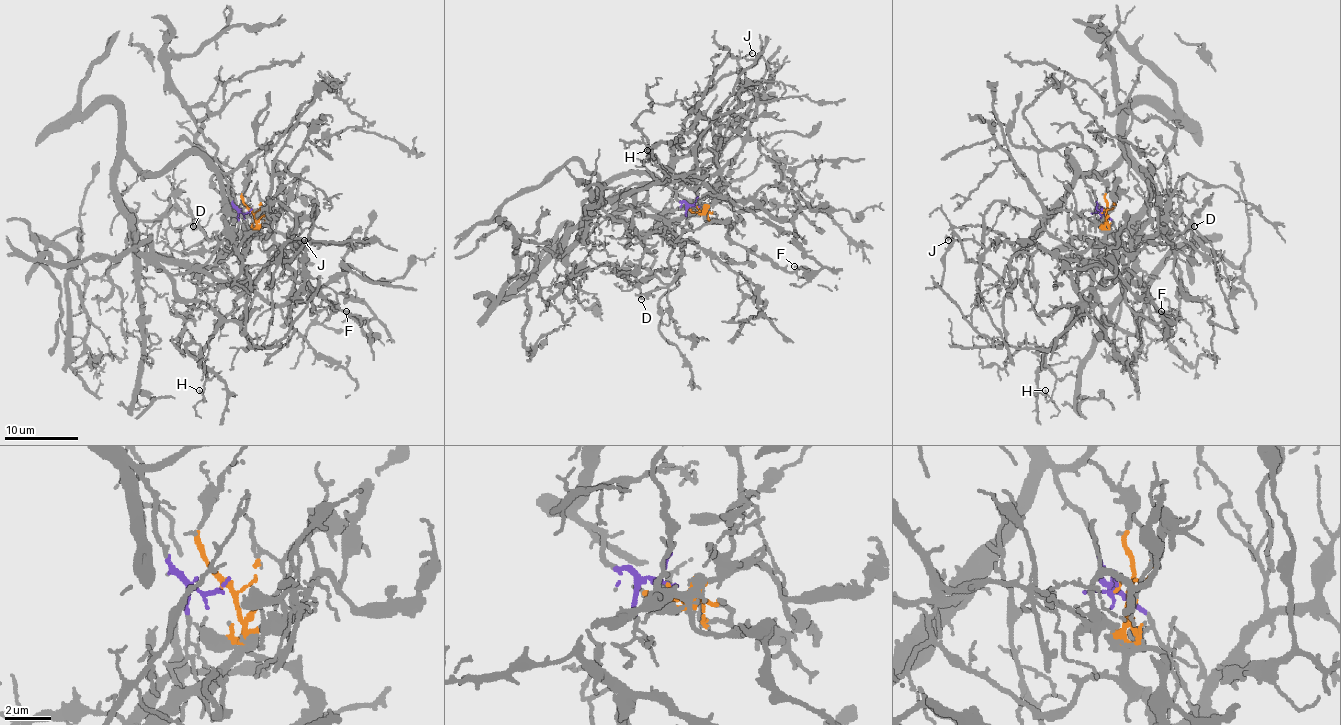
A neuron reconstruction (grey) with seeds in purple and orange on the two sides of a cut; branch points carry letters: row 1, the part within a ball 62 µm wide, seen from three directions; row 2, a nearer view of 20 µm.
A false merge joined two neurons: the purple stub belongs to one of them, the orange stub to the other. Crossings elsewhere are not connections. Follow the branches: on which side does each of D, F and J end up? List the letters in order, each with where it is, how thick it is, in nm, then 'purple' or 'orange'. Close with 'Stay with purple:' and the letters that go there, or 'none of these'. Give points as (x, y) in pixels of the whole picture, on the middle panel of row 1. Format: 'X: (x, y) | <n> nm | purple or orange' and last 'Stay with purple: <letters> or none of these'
D: (641, 299) | 80 nm | orange
F: (794, 266) | 100 nm | orange
J: (752, 53) | 100 nm | orange
Stay with purple: none of these

